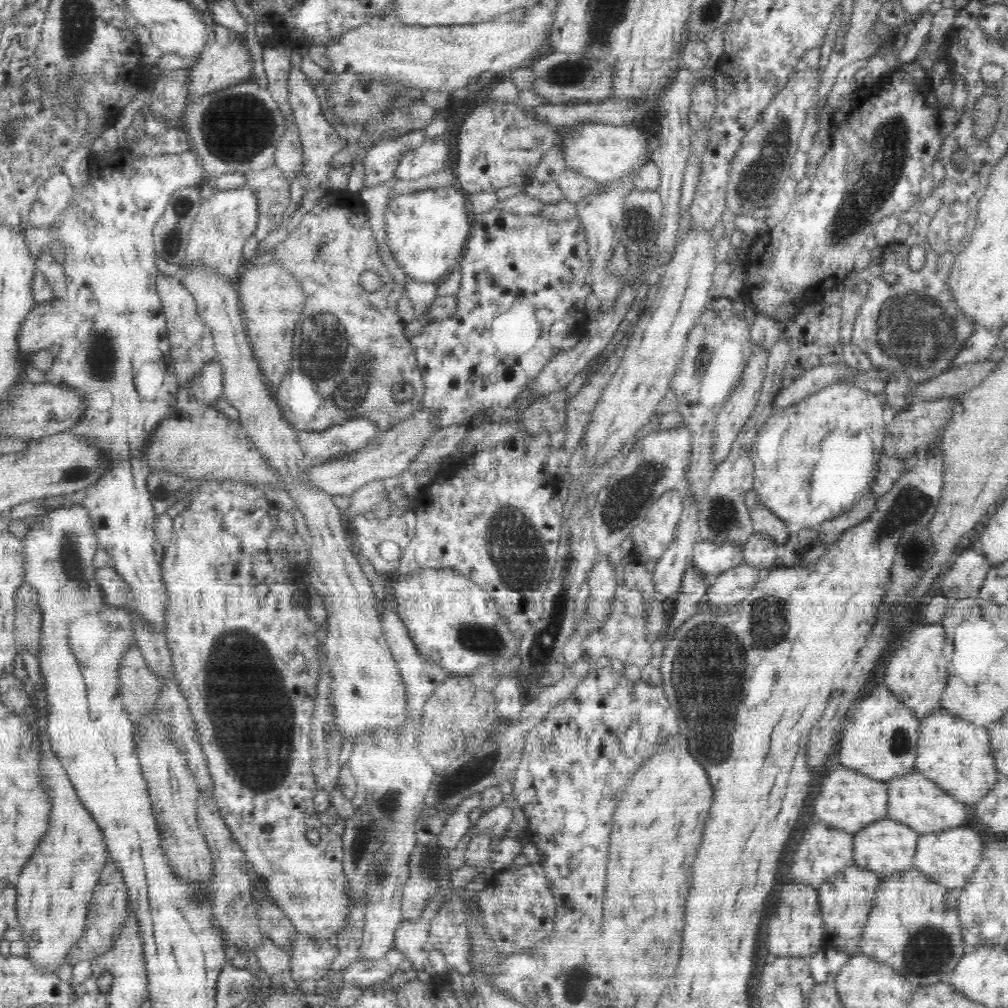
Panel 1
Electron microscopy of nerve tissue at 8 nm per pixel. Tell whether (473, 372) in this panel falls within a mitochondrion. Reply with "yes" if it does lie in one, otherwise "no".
no

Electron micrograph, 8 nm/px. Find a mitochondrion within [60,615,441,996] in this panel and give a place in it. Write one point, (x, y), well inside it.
(255, 743)

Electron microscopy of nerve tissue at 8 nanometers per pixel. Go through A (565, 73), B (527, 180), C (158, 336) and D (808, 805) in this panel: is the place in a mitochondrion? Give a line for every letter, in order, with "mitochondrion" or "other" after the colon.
A: mitochondrion
B: other
C: other
D: other

